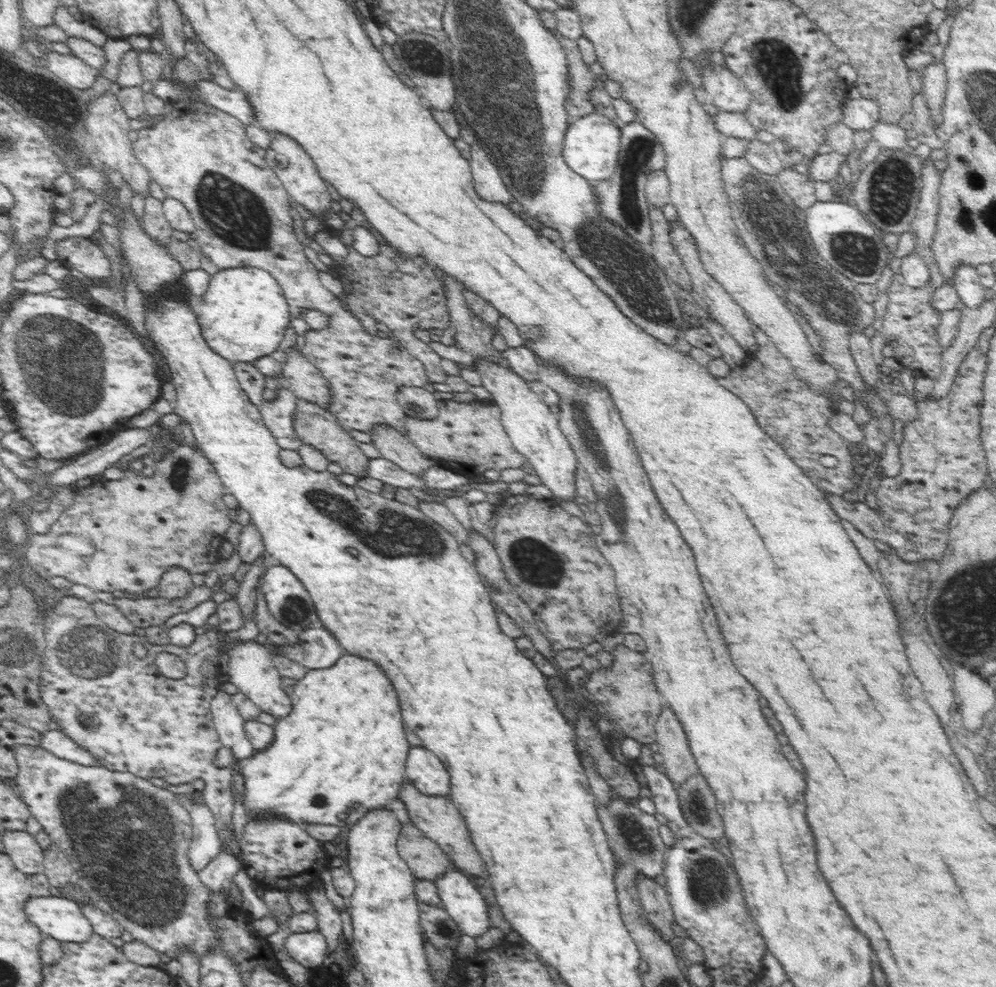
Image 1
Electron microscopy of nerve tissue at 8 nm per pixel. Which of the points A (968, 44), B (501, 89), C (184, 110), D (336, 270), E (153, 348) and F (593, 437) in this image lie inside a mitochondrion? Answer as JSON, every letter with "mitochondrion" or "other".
{"A":"other","B":"mitochondrion","C":"other","D":"other","E":"other","F":"mitochondrion"}

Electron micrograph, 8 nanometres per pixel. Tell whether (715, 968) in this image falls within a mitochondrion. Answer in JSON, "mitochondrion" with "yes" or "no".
{"mitochondrion":"no"}

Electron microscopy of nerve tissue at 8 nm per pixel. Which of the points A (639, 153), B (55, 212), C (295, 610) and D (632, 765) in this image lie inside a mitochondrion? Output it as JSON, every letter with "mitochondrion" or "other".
{"A":"mitochondrion","B":"other","C":"mitochondrion","D":"other"}

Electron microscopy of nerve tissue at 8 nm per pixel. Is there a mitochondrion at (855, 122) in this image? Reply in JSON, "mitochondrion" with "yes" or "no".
{"mitochondrion":"no"}

